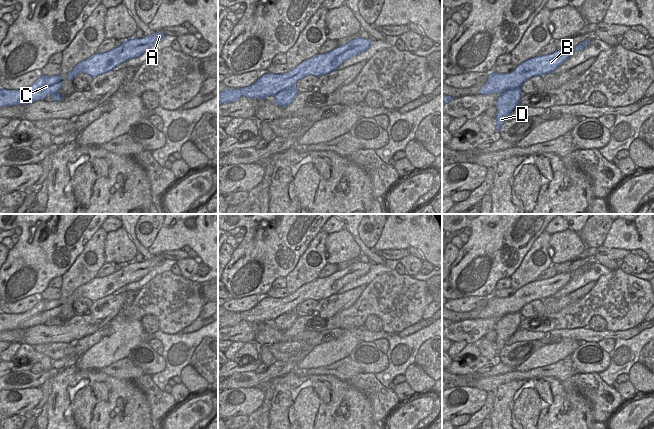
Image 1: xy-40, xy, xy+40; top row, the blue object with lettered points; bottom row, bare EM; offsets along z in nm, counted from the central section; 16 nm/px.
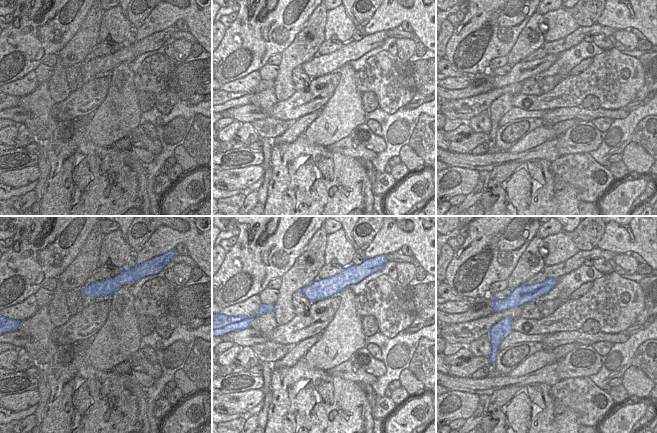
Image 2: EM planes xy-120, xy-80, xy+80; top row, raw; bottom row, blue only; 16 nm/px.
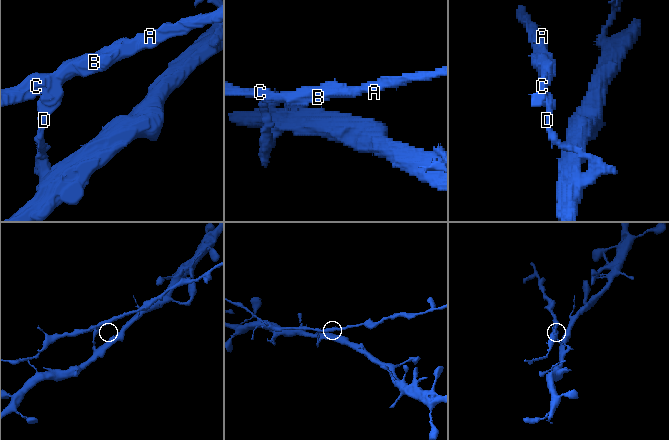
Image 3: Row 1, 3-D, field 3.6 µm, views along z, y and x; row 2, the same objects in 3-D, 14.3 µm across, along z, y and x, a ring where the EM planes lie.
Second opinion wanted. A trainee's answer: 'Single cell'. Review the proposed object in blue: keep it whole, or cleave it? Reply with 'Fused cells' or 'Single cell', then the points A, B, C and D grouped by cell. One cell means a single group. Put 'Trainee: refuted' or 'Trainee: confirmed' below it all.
Fused cells. Groups: A B C / D
Trainee: refuted

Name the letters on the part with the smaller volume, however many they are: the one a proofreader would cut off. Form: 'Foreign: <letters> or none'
Foreign: A, B, C

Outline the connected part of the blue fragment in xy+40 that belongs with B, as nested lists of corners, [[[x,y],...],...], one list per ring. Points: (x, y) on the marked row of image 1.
[[[589,40],[579,43],[572,49],[559,49],[549,55],[530,58],[519,64],[511,73],[490,73],[487,82],[479,90],[479,94],[501,94],[505,90],[520,87],[524,81],[533,76],[544,76],[552,73],[571,56],[573,51],[580,51],[587,47]]]

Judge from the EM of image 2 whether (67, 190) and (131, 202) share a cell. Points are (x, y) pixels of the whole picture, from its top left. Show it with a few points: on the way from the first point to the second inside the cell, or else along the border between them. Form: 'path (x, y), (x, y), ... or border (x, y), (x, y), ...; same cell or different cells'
path (83, 198), (115, 200); same cell

